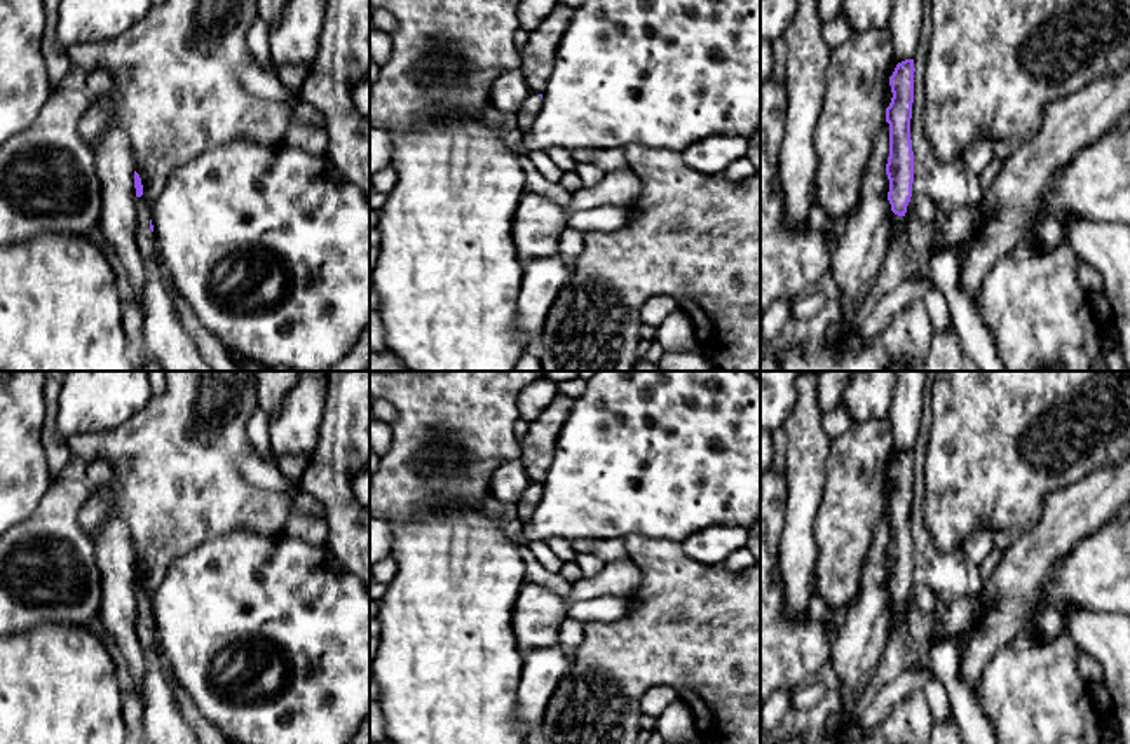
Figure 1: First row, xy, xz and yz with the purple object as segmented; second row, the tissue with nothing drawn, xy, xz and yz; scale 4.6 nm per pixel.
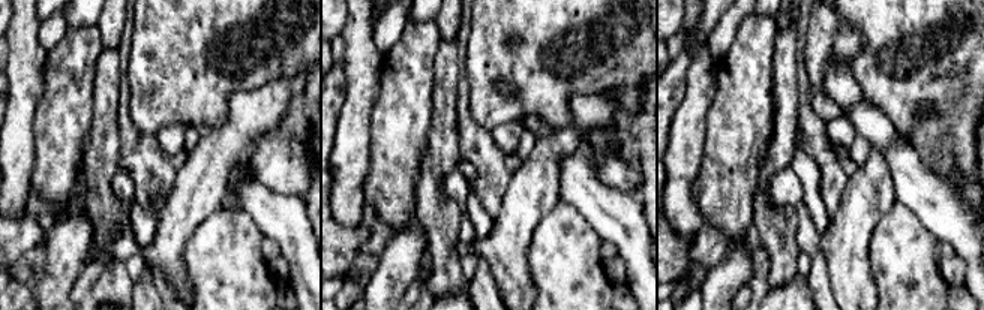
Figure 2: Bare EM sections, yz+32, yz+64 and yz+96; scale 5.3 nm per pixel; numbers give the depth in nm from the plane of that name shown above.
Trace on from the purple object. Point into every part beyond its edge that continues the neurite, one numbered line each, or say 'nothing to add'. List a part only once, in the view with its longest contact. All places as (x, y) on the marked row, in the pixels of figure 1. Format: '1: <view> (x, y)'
1: xy (145, 239)

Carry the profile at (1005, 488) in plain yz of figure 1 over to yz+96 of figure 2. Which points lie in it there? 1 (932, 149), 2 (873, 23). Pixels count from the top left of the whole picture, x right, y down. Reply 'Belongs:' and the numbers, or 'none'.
Belongs: 1, 2

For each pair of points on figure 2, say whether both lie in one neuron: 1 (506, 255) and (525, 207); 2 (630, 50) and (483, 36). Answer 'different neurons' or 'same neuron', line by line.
1: same neuron
2: same neuron

